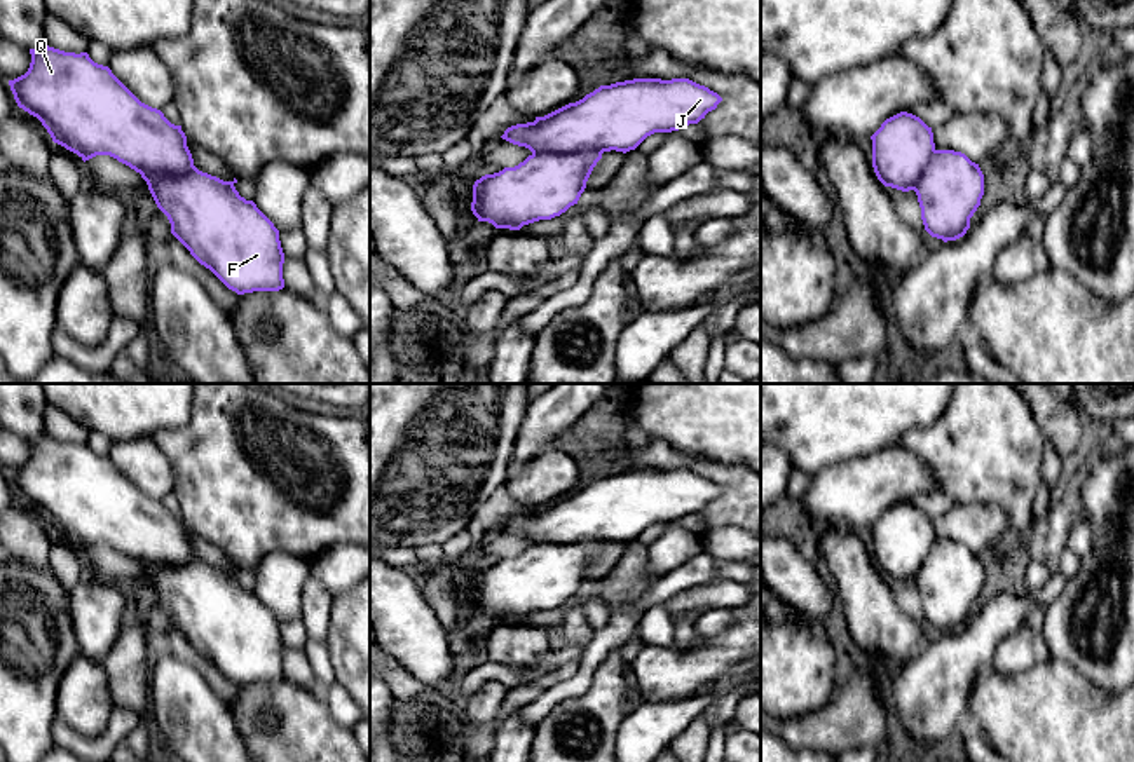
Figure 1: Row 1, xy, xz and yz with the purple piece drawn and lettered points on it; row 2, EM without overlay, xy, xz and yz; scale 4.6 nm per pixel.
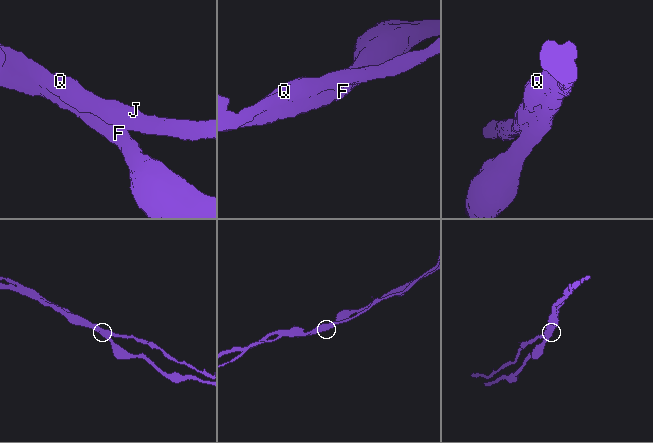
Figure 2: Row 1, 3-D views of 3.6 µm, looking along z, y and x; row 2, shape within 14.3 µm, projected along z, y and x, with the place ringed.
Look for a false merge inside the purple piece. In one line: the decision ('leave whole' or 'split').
leave whole

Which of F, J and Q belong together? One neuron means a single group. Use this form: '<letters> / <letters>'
F J Q

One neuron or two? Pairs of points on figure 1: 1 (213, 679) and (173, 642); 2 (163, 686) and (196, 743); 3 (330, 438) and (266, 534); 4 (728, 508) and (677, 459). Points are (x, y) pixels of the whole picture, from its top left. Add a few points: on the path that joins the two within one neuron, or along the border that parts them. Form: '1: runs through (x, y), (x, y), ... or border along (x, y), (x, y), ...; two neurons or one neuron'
1: runs through (204, 668), (184, 651); one neuron
2: runs through (177, 700), (196, 722), (196, 729); one neuron
3: runs through (309, 462), (266, 510); one neuron
4: runs through (728, 490), (728, 485), (712, 469), (695, 462); one neuron

